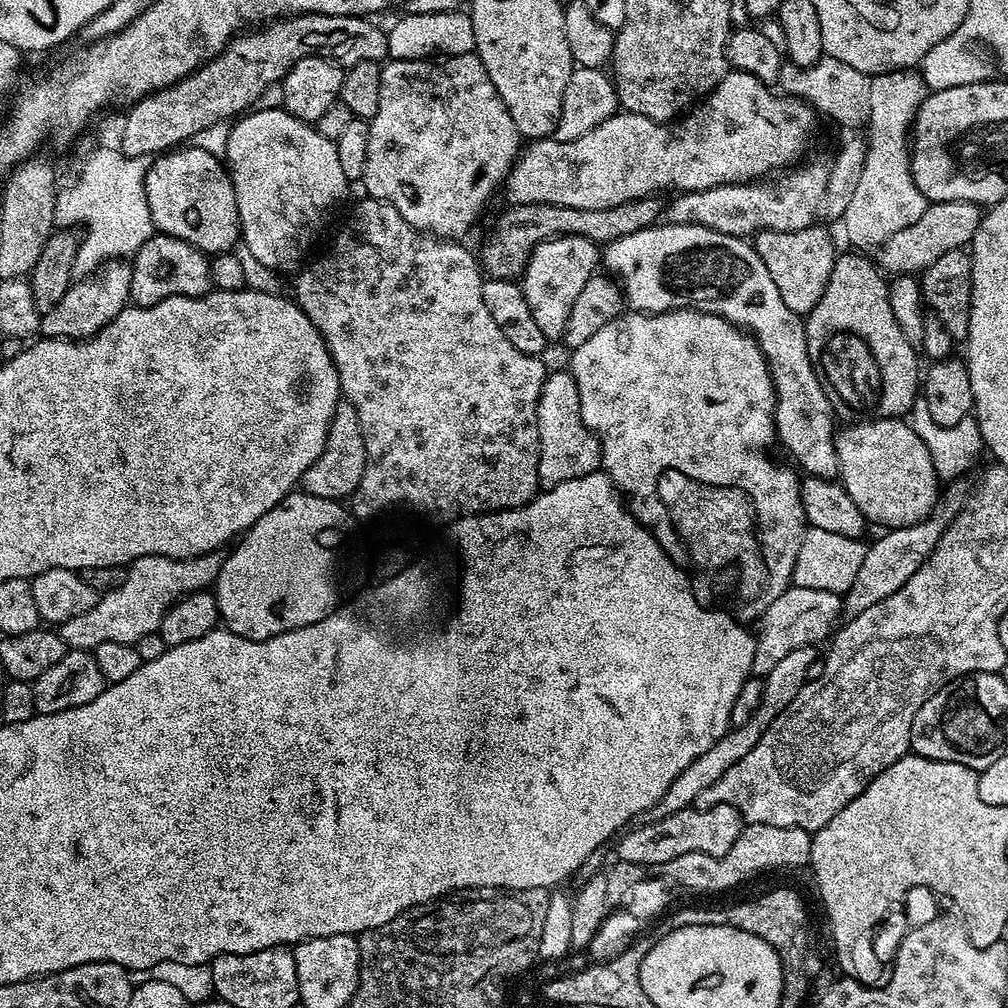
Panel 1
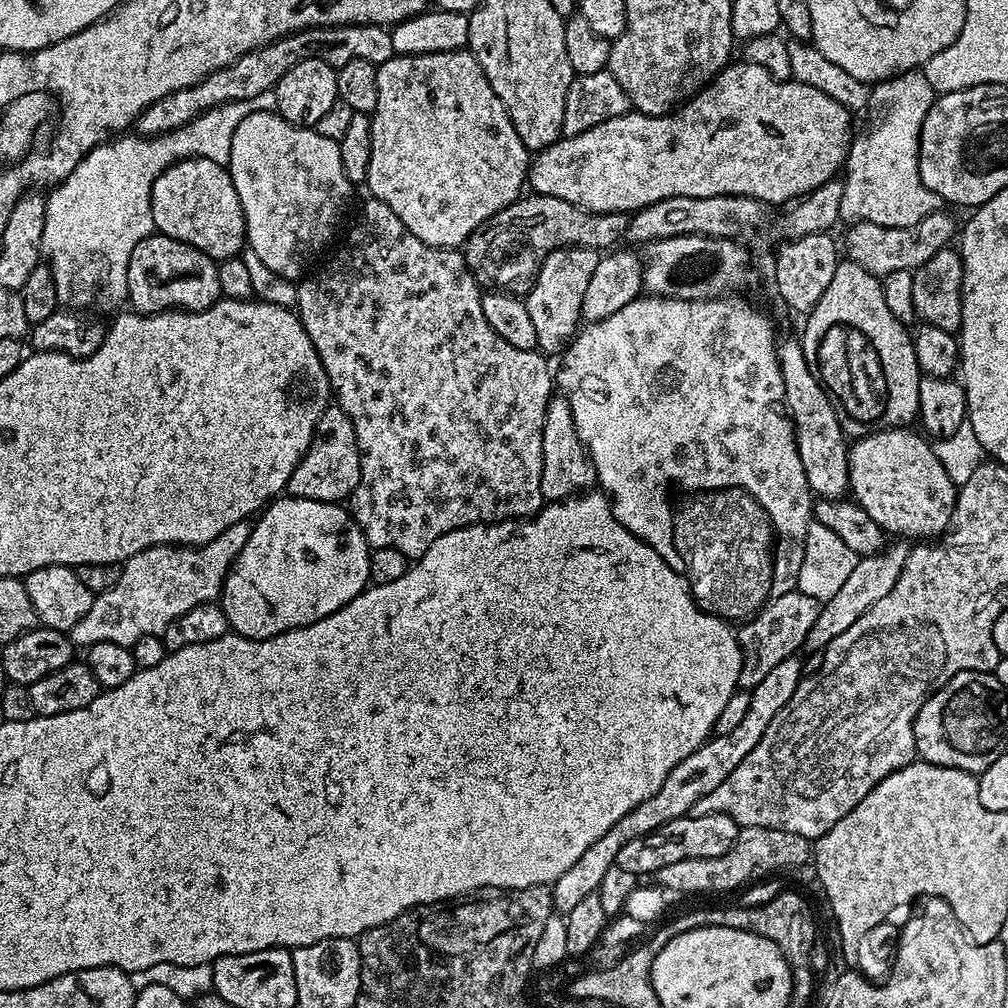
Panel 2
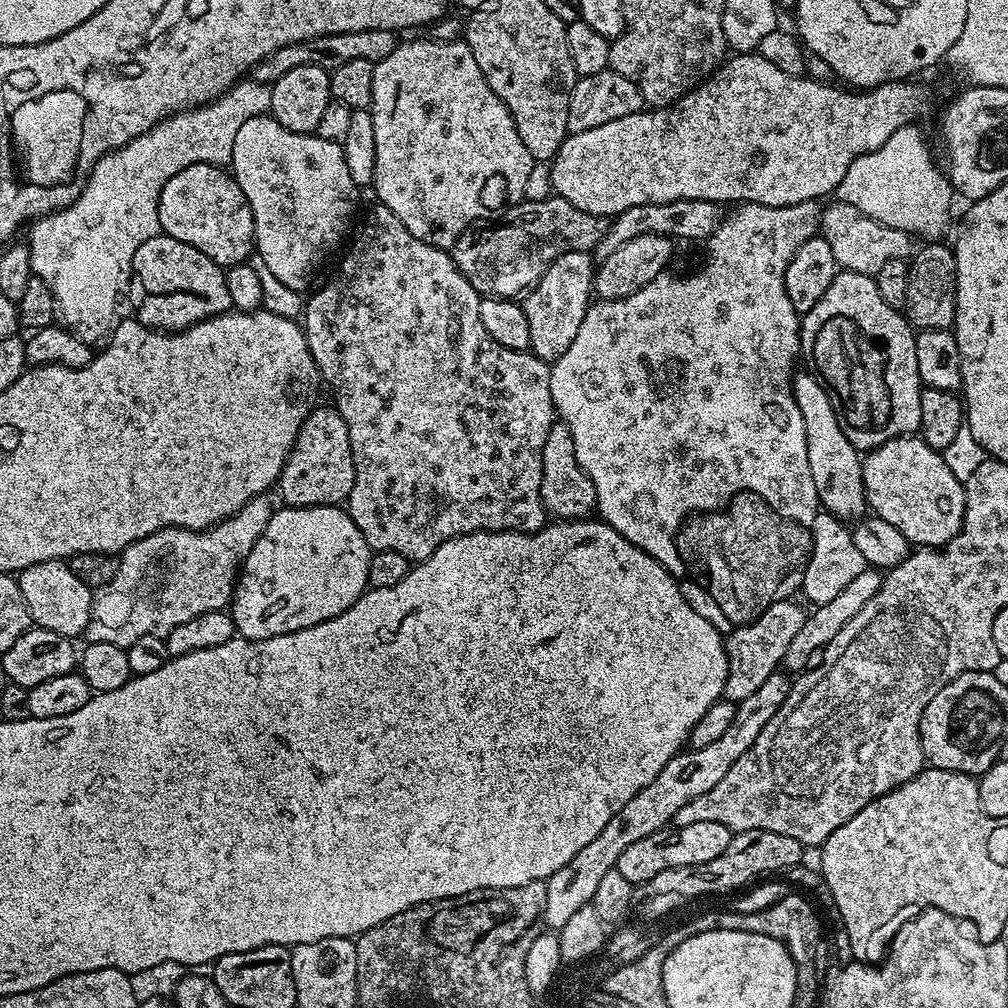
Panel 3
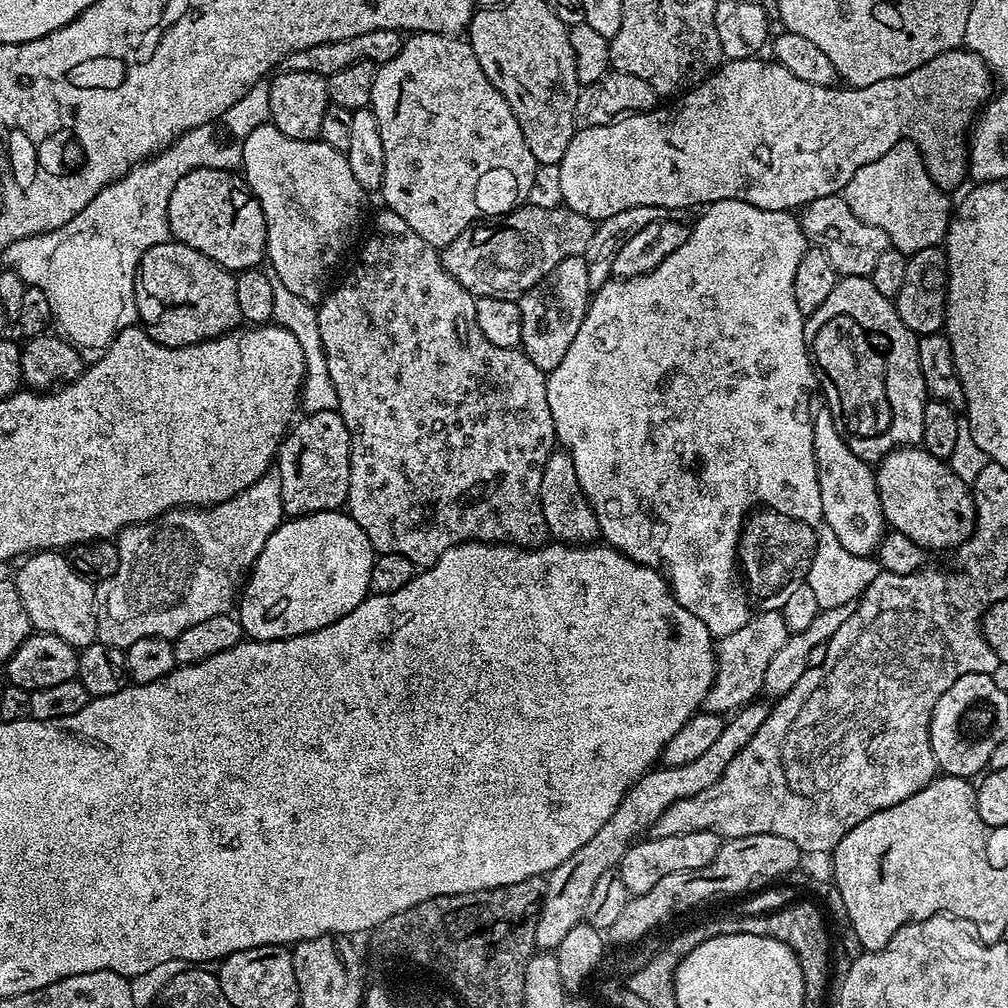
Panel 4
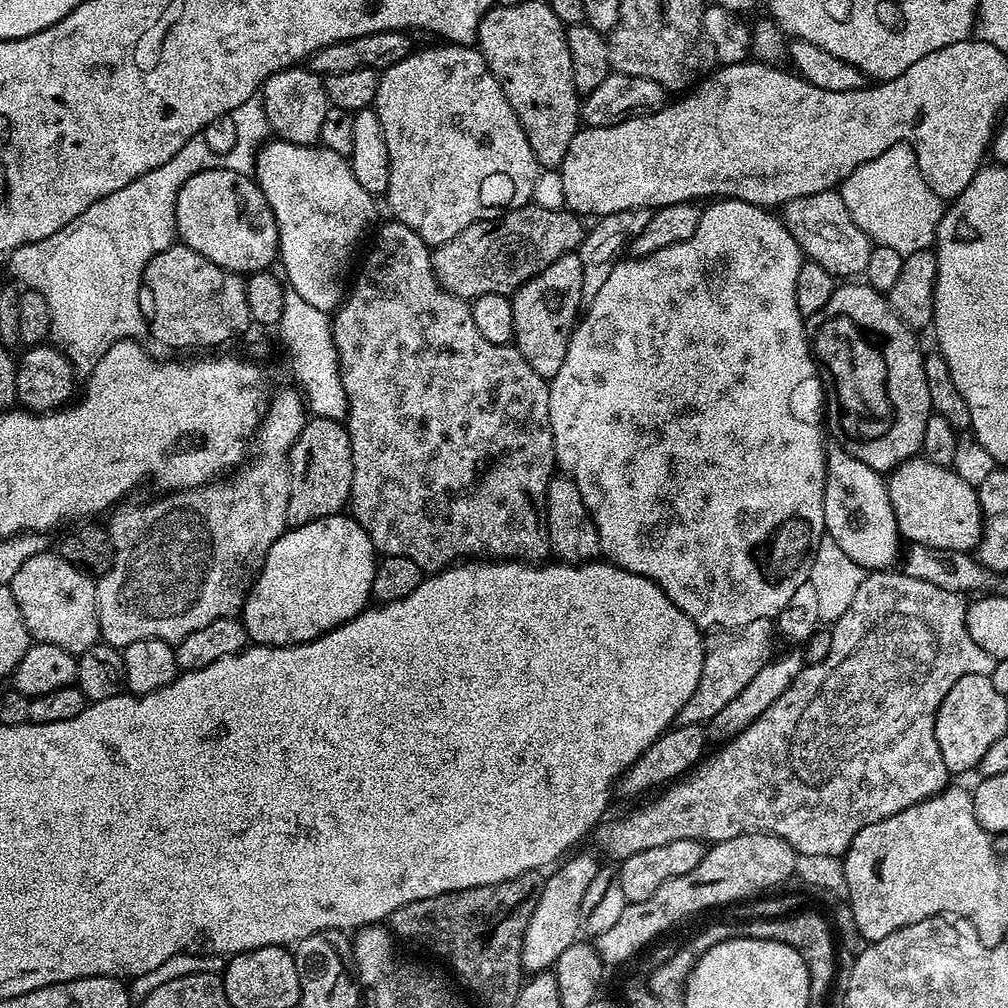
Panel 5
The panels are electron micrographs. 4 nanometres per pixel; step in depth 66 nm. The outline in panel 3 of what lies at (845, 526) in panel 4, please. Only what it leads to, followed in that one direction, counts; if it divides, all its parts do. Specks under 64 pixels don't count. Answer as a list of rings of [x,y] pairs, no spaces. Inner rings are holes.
[[[797,371],[792,378],[792,393],[802,414],[802,422],[806,422],[806,455],[810,458],[810,475],[814,477],[814,490],[823,511],[829,512],[841,522],[852,522],[863,517],[866,501],[862,456],[850,442],[850,438],[842,434],[834,406],[830,406],[830,398],[826,398],[826,390],[811,371]]]

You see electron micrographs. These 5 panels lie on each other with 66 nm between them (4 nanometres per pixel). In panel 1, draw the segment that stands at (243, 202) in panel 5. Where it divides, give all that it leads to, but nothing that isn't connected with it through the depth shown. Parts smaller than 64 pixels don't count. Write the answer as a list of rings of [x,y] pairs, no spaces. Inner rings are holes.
[[[184,146],[179,150],[169,150],[157,155],[149,163],[146,174],[146,202],[150,206],[152,227],[157,233],[190,242],[190,246],[194,246],[199,252],[231,253],[241,239],[238,198],[234,194],[227,167],[222,163],[221,157],[206,154],[206,150],[201,148]]]

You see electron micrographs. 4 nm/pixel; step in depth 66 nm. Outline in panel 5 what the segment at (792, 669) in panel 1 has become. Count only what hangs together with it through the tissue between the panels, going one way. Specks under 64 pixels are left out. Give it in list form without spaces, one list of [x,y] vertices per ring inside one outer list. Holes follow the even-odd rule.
[[[588,852],[582,853],[581,856],[576,855],[569,855],[555,869],[557,872],[545,879],[544,889],[538,898],[538,906],[534,906],[534,914],[530,914],[530,923],[526,925],[526,934],[522,938],[520,967],[525,973],[549,971],[556,965],[558,958],[562,958],[562,950],[566,950],[566,946],[577,943],[581,935],[582,897],[590,887],[590,882],[594,882],[594,874],[600,872],[602,864]]]

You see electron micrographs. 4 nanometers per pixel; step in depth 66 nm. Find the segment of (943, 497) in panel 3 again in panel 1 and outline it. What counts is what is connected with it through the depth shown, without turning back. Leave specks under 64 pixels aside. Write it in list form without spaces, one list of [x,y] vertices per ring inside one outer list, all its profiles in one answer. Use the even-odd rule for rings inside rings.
[[[904,418],[890,420],[865,419],[853,423],[836,437],[836,453],[838,454],[839,483],[843,484],[848,497],[862,510],[865,521],[885,524],[885,529],[905,528],[911,524],[920,524],[927,520],[938,507],[942,496],[942,481],[936,474],[936,467],[930,458],[930,450],[926,450],[926,442],[918,438],[911,423]]]

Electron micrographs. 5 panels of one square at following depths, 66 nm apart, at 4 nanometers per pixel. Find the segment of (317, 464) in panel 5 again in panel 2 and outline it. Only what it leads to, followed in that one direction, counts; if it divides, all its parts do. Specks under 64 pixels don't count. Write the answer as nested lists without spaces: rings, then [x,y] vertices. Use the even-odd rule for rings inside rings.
[[[330,406],[316,423],[316,439],[306,450],[302,462],[290,474],[287,495],[306,498],[314,502],[344,502],[360,481],[360,451],[356,445],[354,426],[338,406]]]

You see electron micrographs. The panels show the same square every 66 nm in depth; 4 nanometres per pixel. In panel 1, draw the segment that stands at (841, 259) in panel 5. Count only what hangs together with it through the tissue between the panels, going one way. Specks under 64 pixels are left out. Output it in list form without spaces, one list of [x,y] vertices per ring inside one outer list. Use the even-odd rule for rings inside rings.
[[[935,202],[929,203],[928,209],[906,230],[898,230],[884,244],[879,245],[878,264],[888,274],[919,274],[930,266],[930,262],[950,254],[950,250],[967,249],[972,243],[982,217],[981,205],[970,202]]]

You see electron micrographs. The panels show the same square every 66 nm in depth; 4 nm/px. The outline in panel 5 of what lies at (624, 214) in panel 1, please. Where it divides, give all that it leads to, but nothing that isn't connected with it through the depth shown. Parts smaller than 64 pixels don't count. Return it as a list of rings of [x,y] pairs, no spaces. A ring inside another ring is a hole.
[[[529,202],[522,208],[507,209],[493,219],[474,222],[462,234],[454,234],[450,242],[435,245],[431,249],[432,269],[441,288],[469,302],[482,294],[511,297],[527,280],[546,270],[550,262],[558,262],[567,252],[577,251],[584,240],[585,221],[571,210],[559,212],[536,203]]]

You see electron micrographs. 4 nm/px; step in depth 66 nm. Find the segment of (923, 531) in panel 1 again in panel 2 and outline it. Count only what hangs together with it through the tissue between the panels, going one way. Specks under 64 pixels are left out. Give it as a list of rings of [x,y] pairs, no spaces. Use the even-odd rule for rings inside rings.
[[[904,542],[892,543],[887,545],[885,551],[878,554],[859,557],[854,570],[850,570],[850,578],[846,578],[838,594],[834,594],[834,598],[821,603],[818,622],[814,622],[814,626],[810,628],[810,634],[806,634],[804,639],[805,653],[825,651],[832,645],[834,638],[838,638],[838,634],[846,634],[846,630],[850,630],[850,626],[854,626],[854,622],[858,622],[858,618],[862,618],[862,614],[866,614],[866,610],[874,606],[874,602],[886,598],[886,594],[894,590],[894,582],[898,582],[898,574],[902,574],[906,566],[910,548],[909,545],[904,545],[907,544]]]

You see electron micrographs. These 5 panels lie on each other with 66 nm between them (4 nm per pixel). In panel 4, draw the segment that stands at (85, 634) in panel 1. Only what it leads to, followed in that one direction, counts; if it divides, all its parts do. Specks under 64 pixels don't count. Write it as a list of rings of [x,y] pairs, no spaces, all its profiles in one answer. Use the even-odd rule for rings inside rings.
[[[269,474],[258,478],[254,486],[242,490],[234,498],[230,498],[221,504],[214,504],[207,508],[172,508],[164,512],[157,520],[147,520],[145,524],[135,524],[129,528],[123,528],[120,535],[115,537],[114,543],[118,550],[118,570],[108,580],[101,580],[98,584],[96,594],[96,639],[101,644],[113,644],[115,648],[126,649],[138,639],[147,636],[157,636],[168,641],[175,640],[182,630],[190,630],[197,622],[206,622],[206,618],[215,616],[226,616],[233,611],[238,597],[248,579],[248,573],[253,564],[256,563],[258,554],[262,554],[262,546],[266,546],[266,538],[274,534],[274,530],[285,519],[284,507],[282,506],[282,486],[279,475]]]

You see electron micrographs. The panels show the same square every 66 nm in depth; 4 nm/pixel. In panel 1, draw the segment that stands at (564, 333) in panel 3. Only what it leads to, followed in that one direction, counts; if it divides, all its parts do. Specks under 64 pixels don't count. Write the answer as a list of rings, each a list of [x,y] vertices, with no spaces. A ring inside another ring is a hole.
[[[555,236],[553,240],[543,240],[532,251],[528,265],[522,273],[522,287],[530,306],[530,314],[534,314],[534,323],[549,342],[559,341],[563,337],[566,322],[570,318],[570,309],[578,294],[582,294],[586,282],[590,282],[590,278],[597,275],[601,260],[601,249],[585,236]]]

